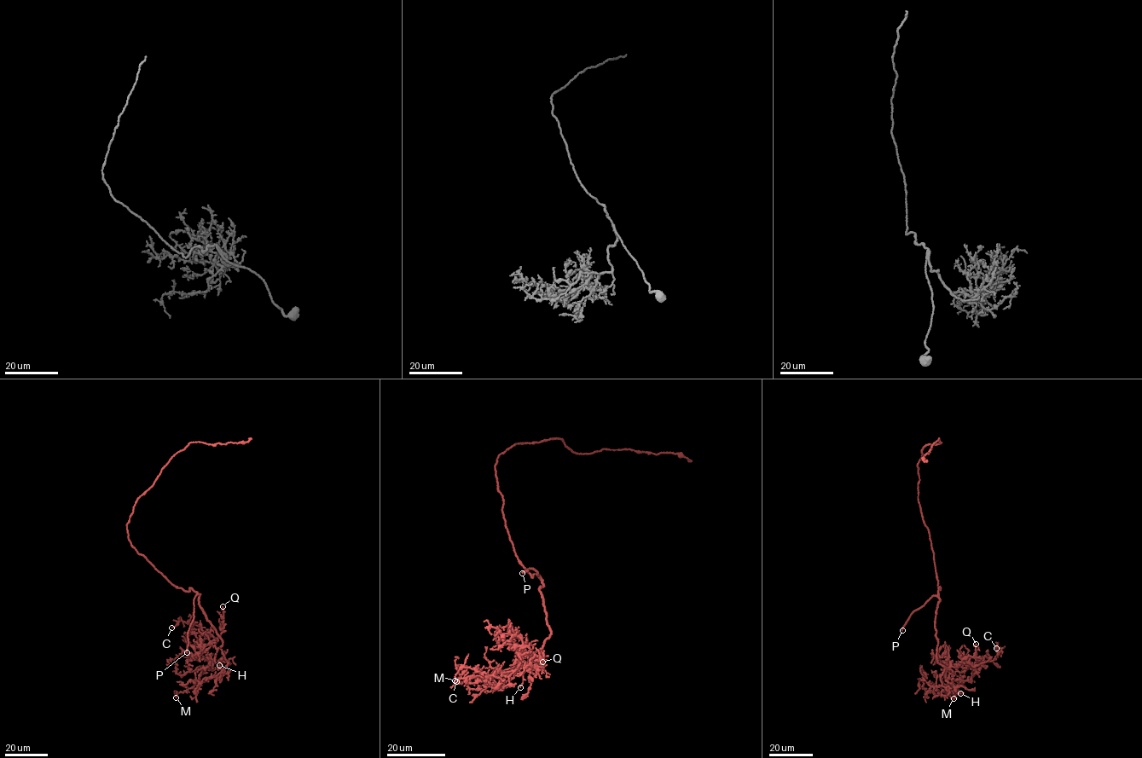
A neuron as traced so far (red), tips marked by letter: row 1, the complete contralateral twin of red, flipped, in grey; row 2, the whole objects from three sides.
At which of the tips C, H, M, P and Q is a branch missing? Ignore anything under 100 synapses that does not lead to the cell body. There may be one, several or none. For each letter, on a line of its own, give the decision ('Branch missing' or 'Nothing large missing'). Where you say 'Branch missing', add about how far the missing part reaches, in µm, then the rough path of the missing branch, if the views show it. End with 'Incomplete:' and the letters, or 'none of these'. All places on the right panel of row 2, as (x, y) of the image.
C: Nothing large missing
H: Nothing large missing
M: Nothing large missing
P: Branch missing. Missing length about 20 µm. Course of what is missing: (902, 630), (893, 638), (889, 649)
Q: Nothing large missing
Incomplete: P

